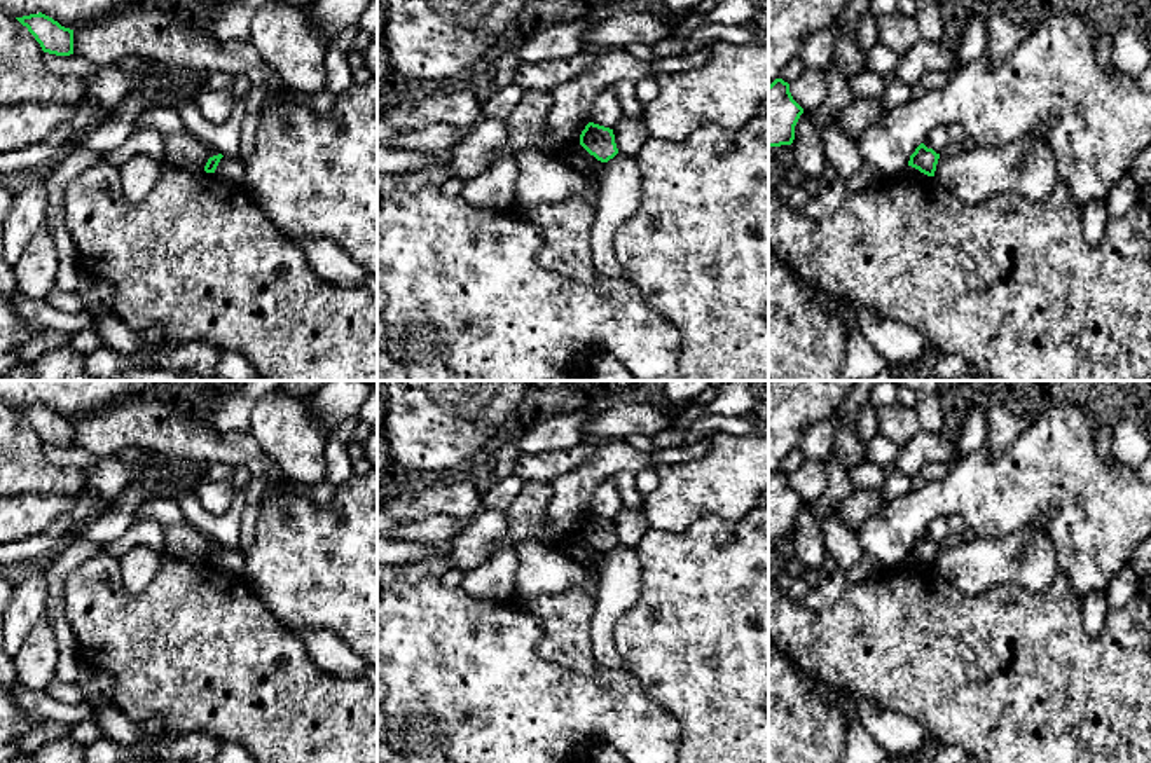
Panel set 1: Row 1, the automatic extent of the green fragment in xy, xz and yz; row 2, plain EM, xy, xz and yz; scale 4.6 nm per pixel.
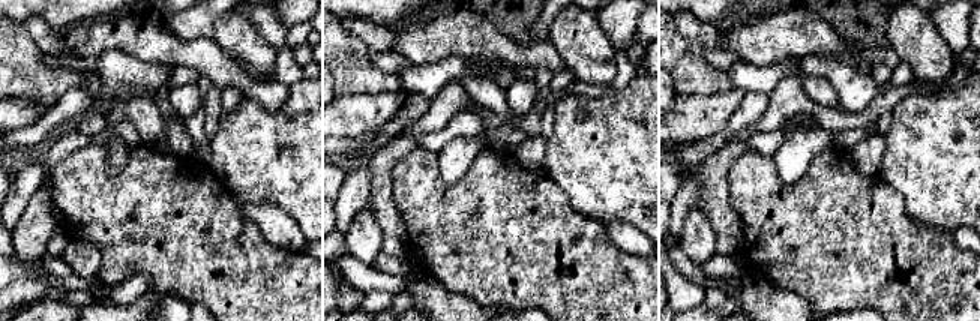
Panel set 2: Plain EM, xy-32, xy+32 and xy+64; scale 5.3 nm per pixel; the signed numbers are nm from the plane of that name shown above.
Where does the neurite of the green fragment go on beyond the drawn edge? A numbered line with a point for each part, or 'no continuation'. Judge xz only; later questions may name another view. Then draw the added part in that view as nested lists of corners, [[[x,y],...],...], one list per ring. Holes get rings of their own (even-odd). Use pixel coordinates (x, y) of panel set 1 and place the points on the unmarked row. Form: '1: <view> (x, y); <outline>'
no continuation

